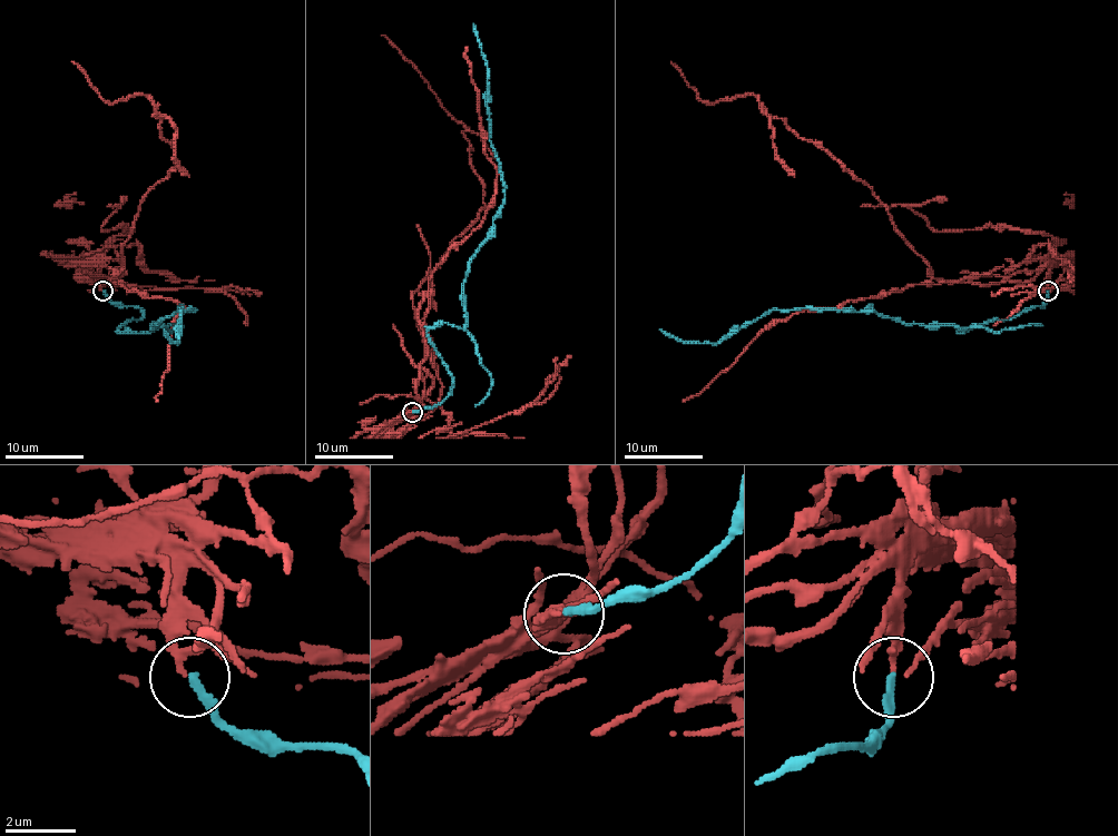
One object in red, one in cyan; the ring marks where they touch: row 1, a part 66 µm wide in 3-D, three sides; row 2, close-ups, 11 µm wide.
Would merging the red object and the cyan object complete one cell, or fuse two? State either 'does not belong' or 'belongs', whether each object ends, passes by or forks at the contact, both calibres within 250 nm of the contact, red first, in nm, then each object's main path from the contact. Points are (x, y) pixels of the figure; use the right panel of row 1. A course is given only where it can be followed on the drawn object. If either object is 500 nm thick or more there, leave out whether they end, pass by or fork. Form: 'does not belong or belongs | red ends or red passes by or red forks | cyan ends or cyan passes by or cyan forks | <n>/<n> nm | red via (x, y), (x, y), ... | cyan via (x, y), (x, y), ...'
does not belong | red ends | cyan ends | 220/240 nm | red via (1048, 291), (1045, 267), (1022, 283), (937, 281), (888, 208), (839, 164), (753, 95), (704, 102), (672, 61) | cyan via (1048, 291), (1040, 306), (962, 333), (874, 312), (798, 307), (768, 310), (716, 343), (659, 330)

